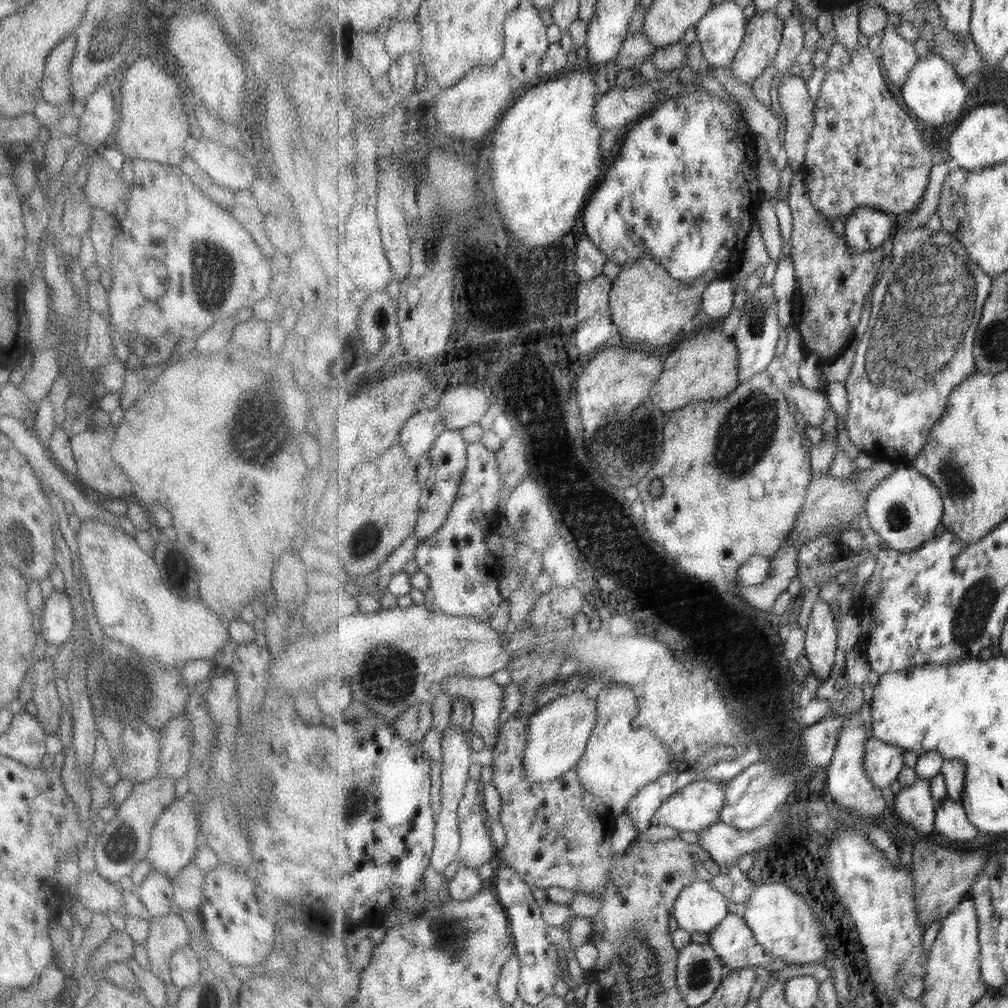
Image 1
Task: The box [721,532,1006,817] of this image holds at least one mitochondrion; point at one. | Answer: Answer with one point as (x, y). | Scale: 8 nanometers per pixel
(974, 610)

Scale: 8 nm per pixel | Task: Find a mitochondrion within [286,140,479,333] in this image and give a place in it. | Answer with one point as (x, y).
(431, 244)

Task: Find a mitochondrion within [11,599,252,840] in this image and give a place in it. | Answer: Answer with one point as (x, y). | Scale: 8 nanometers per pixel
(125, 685)

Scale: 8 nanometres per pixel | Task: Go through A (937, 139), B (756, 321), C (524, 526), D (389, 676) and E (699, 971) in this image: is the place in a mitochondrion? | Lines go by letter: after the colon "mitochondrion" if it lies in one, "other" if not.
A: other
B: mitochondrion
C: mitochondrion
D: mitochondrion
E: mitochondrion

